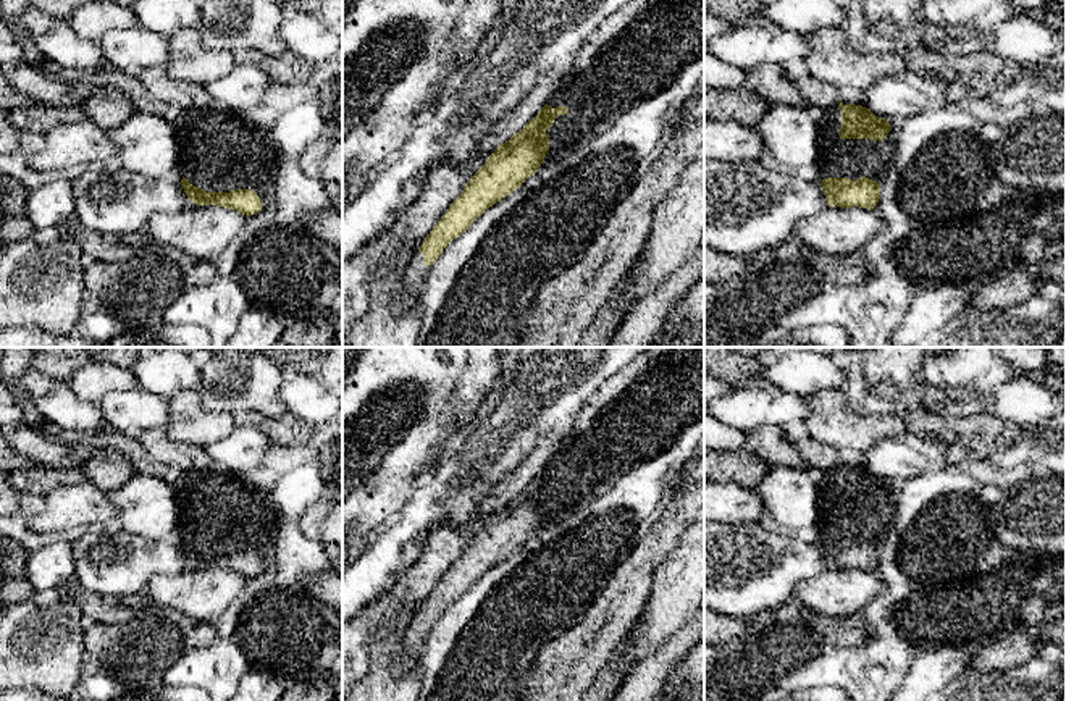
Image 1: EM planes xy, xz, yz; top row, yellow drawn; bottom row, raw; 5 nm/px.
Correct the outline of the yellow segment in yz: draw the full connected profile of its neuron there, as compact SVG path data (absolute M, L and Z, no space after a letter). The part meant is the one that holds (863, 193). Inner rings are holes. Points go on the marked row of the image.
M840 102L838 108L841 111L841 128L825 129L820 134L819 183L829 207L872 210L880 199L877 181L893 162L896 136L890 132L890 123L885 118L875 116L866 107Z

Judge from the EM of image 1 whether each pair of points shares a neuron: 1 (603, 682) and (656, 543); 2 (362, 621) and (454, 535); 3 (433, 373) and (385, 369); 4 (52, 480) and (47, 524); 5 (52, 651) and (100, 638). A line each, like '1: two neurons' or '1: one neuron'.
1: two neurons
2: one neuron
3: one neuron
4: two neurons
5: two neurons

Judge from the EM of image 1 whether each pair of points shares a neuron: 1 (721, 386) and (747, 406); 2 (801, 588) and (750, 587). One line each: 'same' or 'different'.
1: different
2: different

